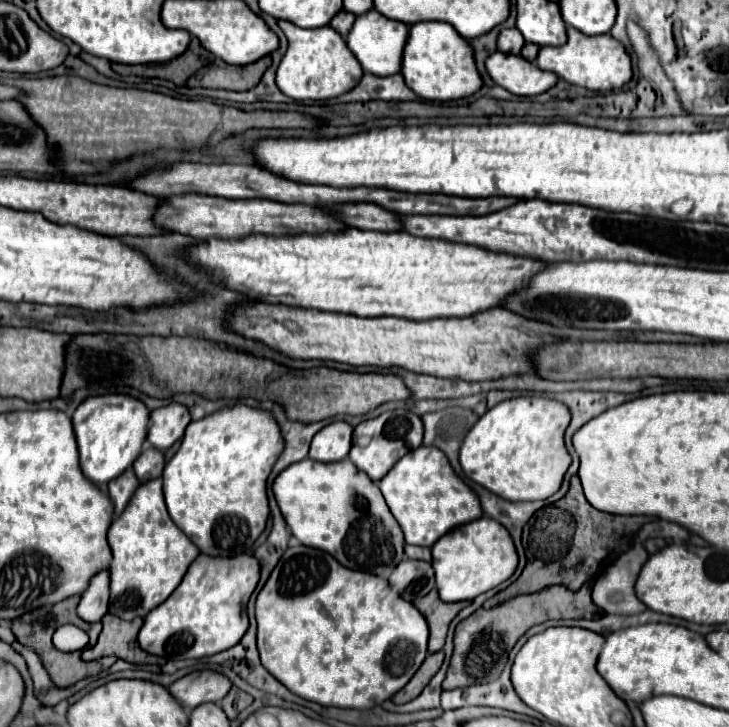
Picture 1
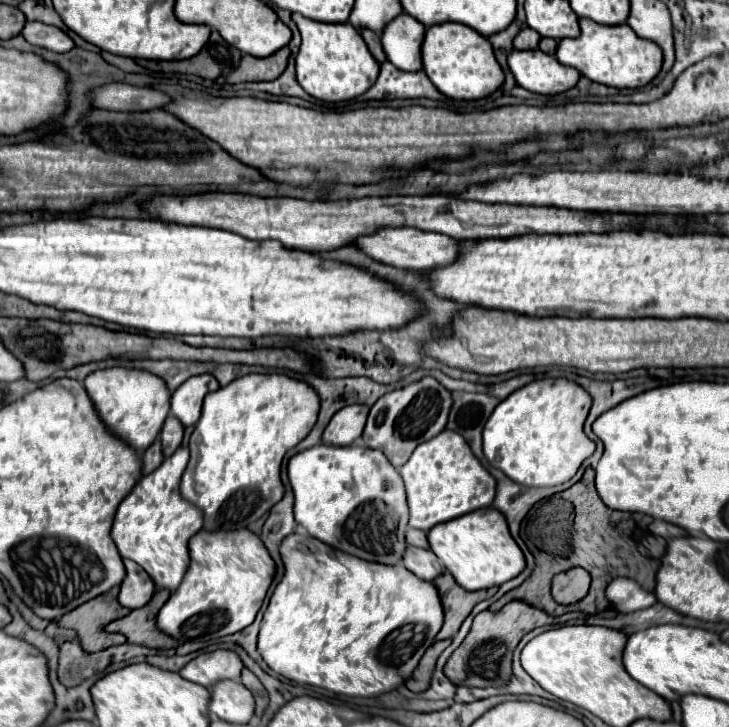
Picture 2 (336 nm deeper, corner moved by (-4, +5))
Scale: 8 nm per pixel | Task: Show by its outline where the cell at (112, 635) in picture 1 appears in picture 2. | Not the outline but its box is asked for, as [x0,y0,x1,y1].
[104,590,178,650]

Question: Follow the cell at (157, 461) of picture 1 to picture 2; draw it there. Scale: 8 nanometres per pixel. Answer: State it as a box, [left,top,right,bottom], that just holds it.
[160,414,184,456]

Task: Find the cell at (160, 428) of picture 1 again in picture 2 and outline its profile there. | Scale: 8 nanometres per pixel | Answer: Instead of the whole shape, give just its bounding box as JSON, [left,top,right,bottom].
[172,374,220,426]

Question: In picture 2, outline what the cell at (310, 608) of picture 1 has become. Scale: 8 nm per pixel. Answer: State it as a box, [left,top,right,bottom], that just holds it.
[258,534,442,696]

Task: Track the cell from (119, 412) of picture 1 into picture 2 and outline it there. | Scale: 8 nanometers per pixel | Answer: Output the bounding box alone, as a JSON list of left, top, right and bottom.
[84,368,170,452]

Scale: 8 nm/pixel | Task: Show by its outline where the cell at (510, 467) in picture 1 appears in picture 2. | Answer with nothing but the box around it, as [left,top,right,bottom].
[484,380,596,486]

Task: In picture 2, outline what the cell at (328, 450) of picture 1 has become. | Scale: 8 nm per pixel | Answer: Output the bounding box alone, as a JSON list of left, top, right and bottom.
[322,404,368,446]

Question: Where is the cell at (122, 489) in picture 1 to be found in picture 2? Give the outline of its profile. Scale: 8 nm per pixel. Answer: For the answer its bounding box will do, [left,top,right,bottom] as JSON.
[140,440,164,476]

